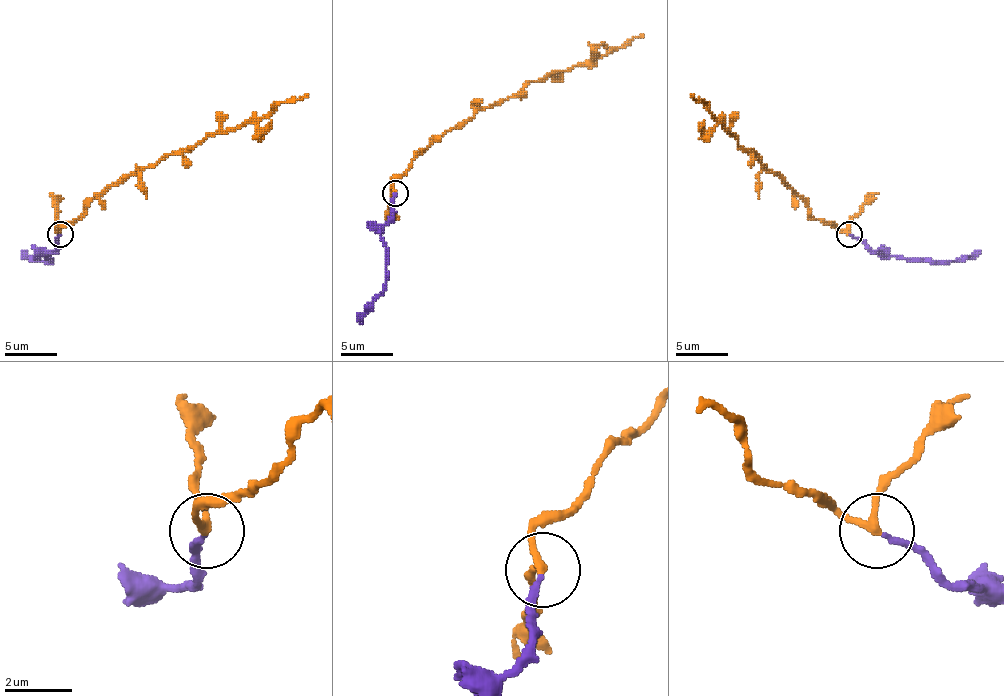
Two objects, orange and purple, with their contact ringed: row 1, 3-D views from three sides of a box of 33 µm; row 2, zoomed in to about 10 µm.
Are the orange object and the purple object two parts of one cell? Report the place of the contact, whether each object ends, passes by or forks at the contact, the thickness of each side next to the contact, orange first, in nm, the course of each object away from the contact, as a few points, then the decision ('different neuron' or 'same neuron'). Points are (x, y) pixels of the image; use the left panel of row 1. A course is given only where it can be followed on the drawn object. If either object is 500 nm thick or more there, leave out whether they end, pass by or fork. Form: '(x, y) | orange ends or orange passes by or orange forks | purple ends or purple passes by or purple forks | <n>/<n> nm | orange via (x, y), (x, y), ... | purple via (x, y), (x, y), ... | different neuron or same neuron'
(60, 234) | orange passes by | purple ends | 200/170 nm | orange via (60, 235), (58, 230), (99, 193), (144, 167), (183, 154), (214, 133), (258, 123), (282, 102), (308, 94) | purple via (60, 235), (58, 248), (45, 256), (50, 261), (37, 261), (24, 250) | same neuron

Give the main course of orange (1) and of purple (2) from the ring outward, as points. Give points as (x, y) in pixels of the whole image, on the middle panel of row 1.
1: (396, 193), (393, 183), (412, 159), (479, 110), (518, 94), (549, 73), (594, 63), (643, 34)
2: (396, 193), (393, 214), (380, 235), (385, 248), (385, 289), (359, 323)

